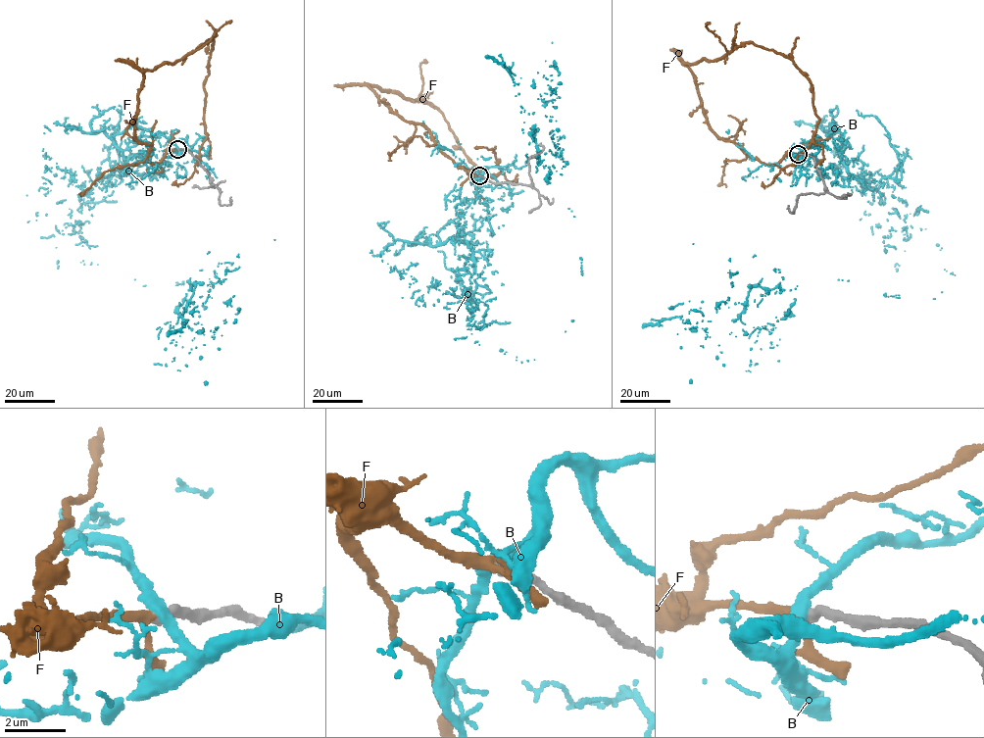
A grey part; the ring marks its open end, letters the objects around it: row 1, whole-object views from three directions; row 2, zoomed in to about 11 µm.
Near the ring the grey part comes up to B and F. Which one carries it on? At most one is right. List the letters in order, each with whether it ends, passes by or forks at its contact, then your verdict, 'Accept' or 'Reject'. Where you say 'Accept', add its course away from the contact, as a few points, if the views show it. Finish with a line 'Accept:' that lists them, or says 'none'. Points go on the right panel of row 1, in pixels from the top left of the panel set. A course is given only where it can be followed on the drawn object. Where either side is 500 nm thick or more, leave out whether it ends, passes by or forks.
B: It passes by. Reject
F: It passes by. Accept. Its course: (798, 154), (764, 164), (720, 138), (686, 63), (750, 43), (810, 80), (811, 144), (762, 185)
Accept: F

